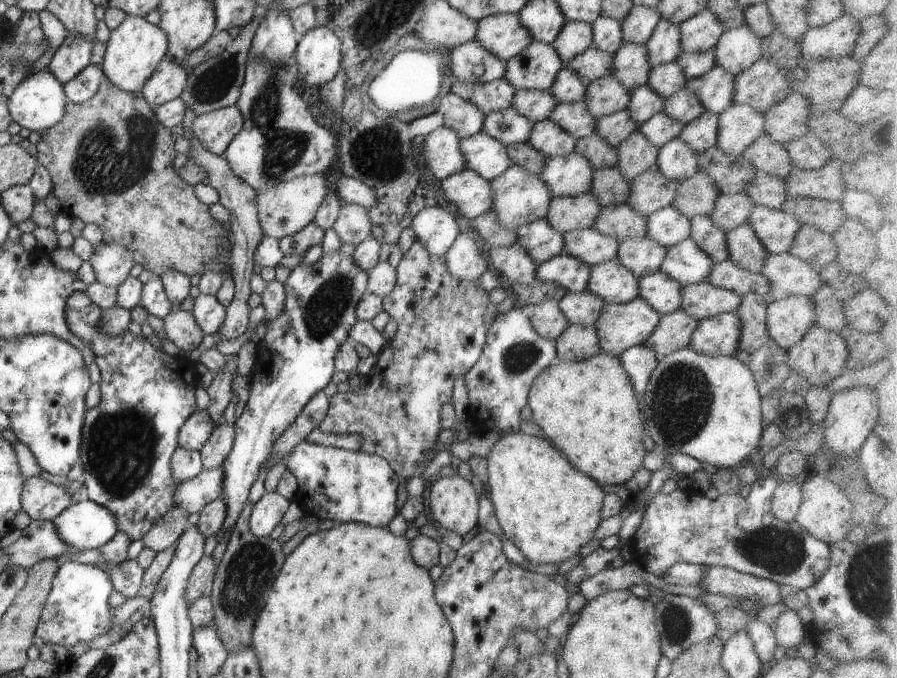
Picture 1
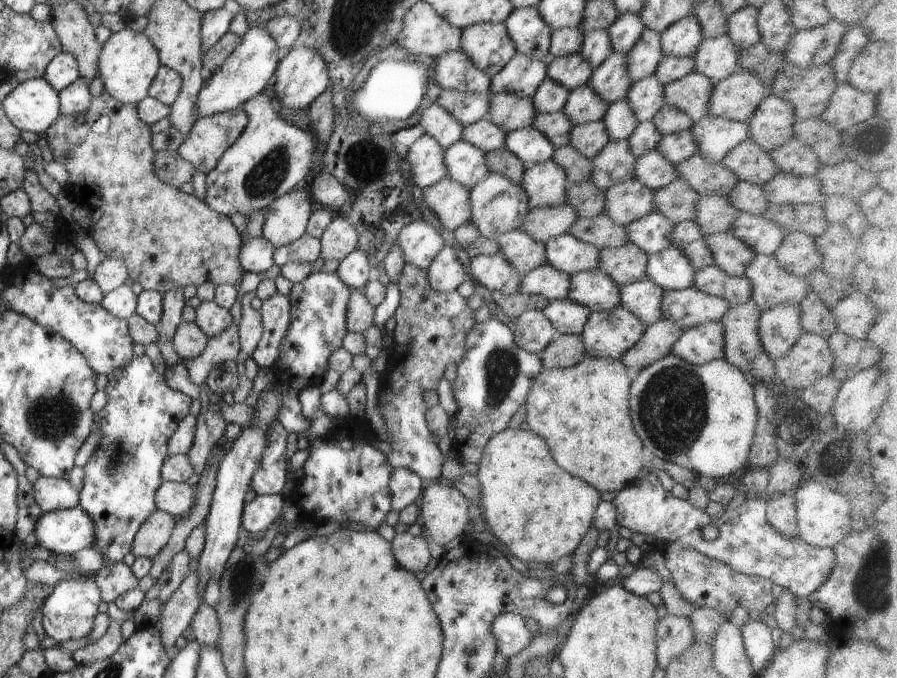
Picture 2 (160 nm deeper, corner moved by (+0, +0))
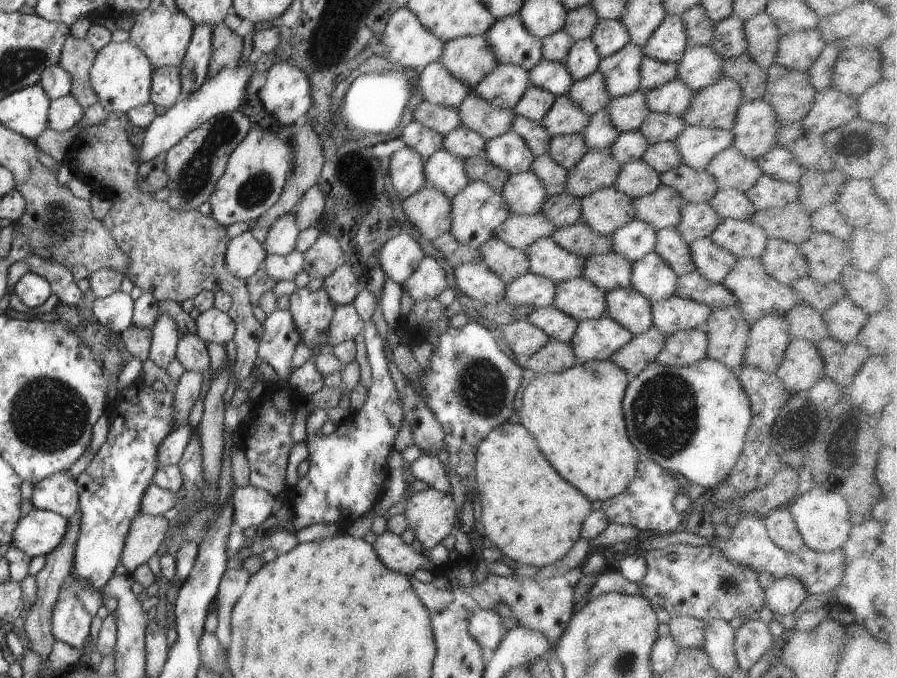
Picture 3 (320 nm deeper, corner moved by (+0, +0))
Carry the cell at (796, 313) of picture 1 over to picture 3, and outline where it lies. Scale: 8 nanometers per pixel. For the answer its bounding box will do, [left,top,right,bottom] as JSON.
[743,314,792,373]

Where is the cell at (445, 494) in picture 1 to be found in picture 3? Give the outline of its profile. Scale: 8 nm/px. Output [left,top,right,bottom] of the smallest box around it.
[402,487,459,552]

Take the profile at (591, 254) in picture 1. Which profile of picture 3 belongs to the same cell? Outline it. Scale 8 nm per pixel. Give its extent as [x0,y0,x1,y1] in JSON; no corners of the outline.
[524,237,585,283]

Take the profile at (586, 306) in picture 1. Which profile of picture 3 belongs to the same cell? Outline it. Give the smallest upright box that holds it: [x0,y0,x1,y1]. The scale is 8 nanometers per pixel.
[526,304,579,343]

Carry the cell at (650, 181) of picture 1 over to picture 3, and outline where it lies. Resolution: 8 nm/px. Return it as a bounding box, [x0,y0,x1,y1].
[578,186,635,237]

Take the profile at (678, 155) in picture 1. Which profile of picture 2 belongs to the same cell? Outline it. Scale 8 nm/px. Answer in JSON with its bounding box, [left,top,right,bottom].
[634,150,678,191]

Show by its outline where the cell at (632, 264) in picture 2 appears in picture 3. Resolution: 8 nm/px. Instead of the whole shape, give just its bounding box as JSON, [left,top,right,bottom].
[581,253,632,293]

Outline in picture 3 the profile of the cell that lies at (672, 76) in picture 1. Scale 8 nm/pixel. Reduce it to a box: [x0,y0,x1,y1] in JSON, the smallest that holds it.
[604,90,650,133]

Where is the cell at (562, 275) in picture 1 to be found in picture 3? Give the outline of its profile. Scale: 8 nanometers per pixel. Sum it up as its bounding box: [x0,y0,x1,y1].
[504,272,554,310]

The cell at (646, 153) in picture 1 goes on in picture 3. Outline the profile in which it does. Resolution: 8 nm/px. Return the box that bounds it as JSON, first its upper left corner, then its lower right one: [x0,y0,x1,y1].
[565,149,622,199]

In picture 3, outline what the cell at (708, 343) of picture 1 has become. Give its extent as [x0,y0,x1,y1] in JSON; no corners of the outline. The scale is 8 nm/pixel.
[654,329,708,367]

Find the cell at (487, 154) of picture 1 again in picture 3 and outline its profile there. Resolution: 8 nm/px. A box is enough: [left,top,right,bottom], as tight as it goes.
[423,148,470,199]

